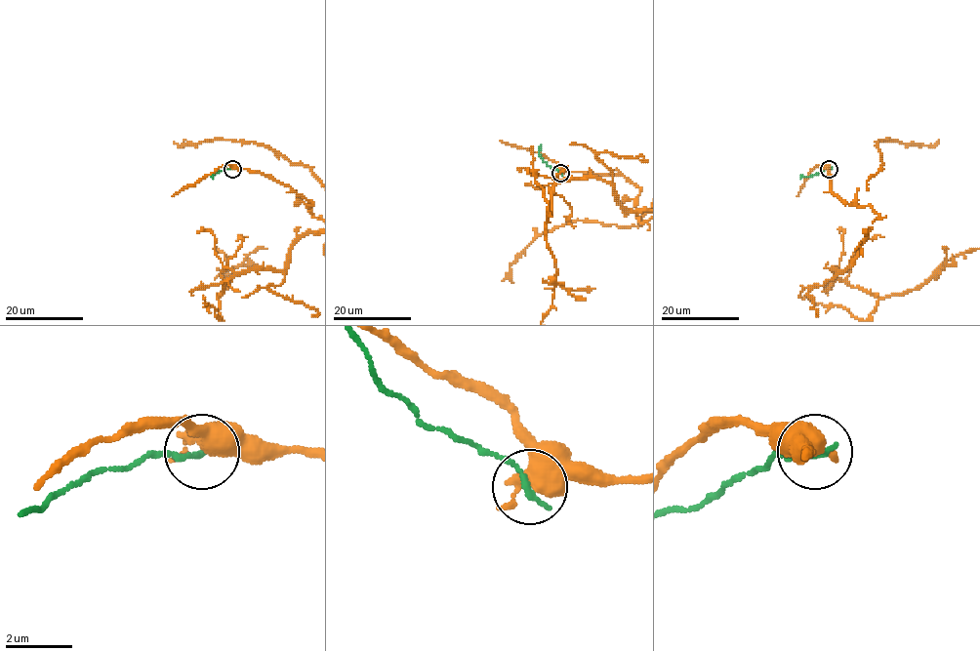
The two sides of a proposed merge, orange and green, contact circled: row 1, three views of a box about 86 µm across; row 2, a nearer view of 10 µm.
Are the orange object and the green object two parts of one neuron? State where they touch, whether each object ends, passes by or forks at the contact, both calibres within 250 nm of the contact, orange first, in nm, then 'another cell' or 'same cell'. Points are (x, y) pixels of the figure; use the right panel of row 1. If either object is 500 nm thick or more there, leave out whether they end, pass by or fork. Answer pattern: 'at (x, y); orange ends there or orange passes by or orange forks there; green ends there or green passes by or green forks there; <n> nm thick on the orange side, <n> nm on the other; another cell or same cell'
at (829, 169); 500 nm thick on the orange side, 200 nm on the other; another cell

